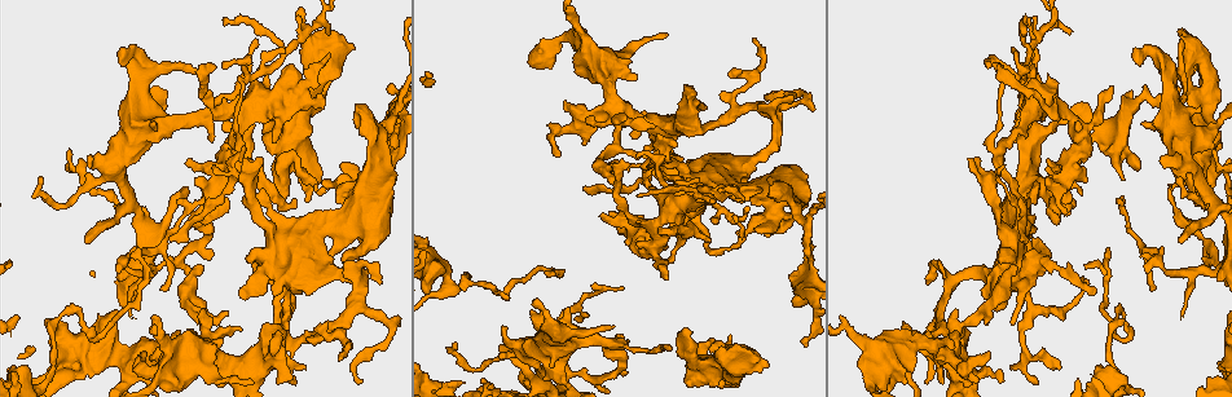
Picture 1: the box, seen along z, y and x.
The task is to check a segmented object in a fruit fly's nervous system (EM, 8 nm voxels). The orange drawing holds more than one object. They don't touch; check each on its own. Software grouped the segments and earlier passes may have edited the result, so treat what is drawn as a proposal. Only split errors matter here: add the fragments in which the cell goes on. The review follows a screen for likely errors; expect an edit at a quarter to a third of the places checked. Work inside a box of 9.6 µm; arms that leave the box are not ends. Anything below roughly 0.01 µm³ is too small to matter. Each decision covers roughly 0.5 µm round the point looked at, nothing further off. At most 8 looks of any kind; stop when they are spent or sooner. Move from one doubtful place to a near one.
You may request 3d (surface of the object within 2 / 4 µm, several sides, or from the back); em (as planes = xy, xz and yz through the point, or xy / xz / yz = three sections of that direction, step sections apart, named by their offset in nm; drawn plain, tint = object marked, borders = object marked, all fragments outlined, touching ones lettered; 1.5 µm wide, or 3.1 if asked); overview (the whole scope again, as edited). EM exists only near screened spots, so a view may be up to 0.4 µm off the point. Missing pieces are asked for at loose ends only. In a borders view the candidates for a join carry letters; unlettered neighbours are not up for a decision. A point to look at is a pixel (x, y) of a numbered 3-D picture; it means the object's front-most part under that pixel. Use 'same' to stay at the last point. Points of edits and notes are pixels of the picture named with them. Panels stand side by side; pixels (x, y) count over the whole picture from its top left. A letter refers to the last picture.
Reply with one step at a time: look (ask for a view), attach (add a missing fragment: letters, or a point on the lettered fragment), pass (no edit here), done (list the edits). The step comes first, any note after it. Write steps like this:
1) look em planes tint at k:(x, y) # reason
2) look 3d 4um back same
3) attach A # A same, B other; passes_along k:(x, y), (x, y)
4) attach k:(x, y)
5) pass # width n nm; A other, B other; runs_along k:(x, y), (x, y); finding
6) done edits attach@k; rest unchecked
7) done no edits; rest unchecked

look em planes borders at 1:(1030, 23) # tapers out

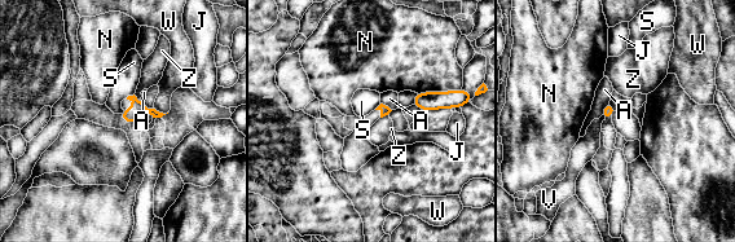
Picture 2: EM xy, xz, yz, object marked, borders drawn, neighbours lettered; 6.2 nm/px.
attach W # A other, J other, N other, S other, V other, W same, Z other; the cell continues

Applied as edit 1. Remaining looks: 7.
look overview

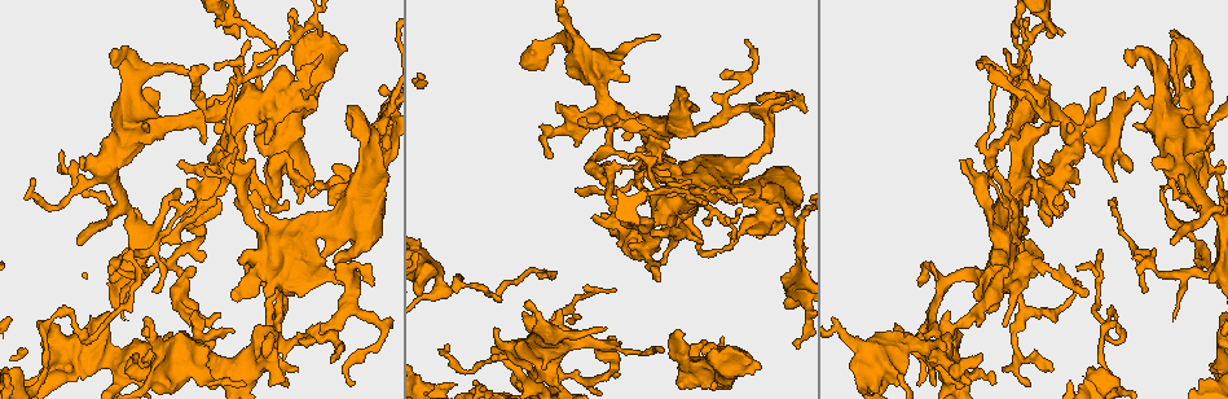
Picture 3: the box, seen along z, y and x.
look em xz step 4 borders at 3:(1051, 226) # branch stops here

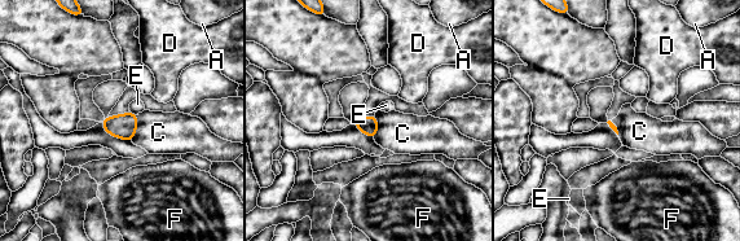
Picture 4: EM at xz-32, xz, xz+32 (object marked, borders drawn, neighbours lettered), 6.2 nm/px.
look em xy step 8 borders same # another direction

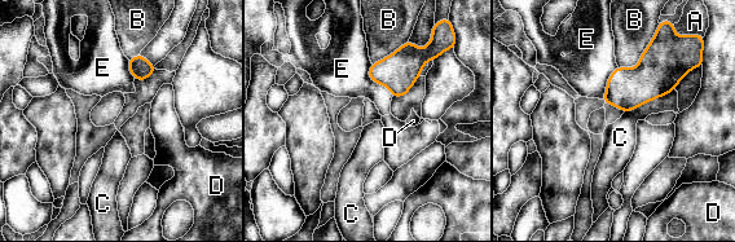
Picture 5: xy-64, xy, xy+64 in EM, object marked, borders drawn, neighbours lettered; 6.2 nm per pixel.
pass # longest_contact C 280 nm; A other, B other, C other, D other, E other; border 5:(674, 88), (642, 102), (634, 109); no lettered fragment goes on from it

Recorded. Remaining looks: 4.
look em yz step 8 borders at 3:(270, 384)

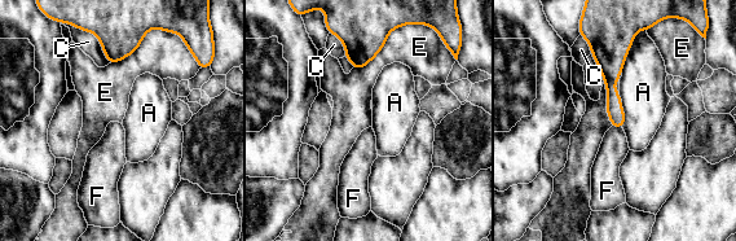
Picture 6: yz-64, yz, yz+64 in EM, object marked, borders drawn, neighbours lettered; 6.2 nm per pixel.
look em planes borders same

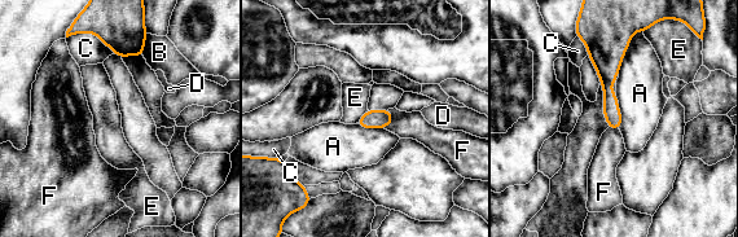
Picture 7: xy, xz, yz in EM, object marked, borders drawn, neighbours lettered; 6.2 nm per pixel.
pass # A other, B other, C other, D other, E other, F other; runs_along 7:(607, 43), (607, 95), (616, 126); none of them fits

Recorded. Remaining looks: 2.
look em xy step 8 tint at 3:(344, 51) # branch stops here

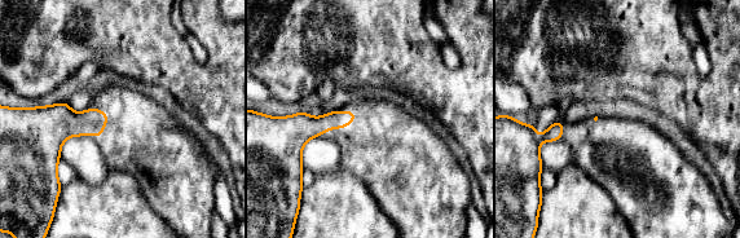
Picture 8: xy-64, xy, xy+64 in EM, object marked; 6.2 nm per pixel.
look em planes borders same # cut it another way

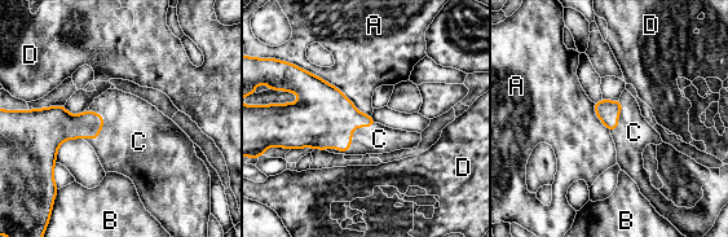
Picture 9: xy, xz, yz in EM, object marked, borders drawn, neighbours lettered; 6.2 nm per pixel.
attach C # A other, B other, C same, D other; it goes on there

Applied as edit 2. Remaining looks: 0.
done edits attach@2, attach@9; rest unchecked

